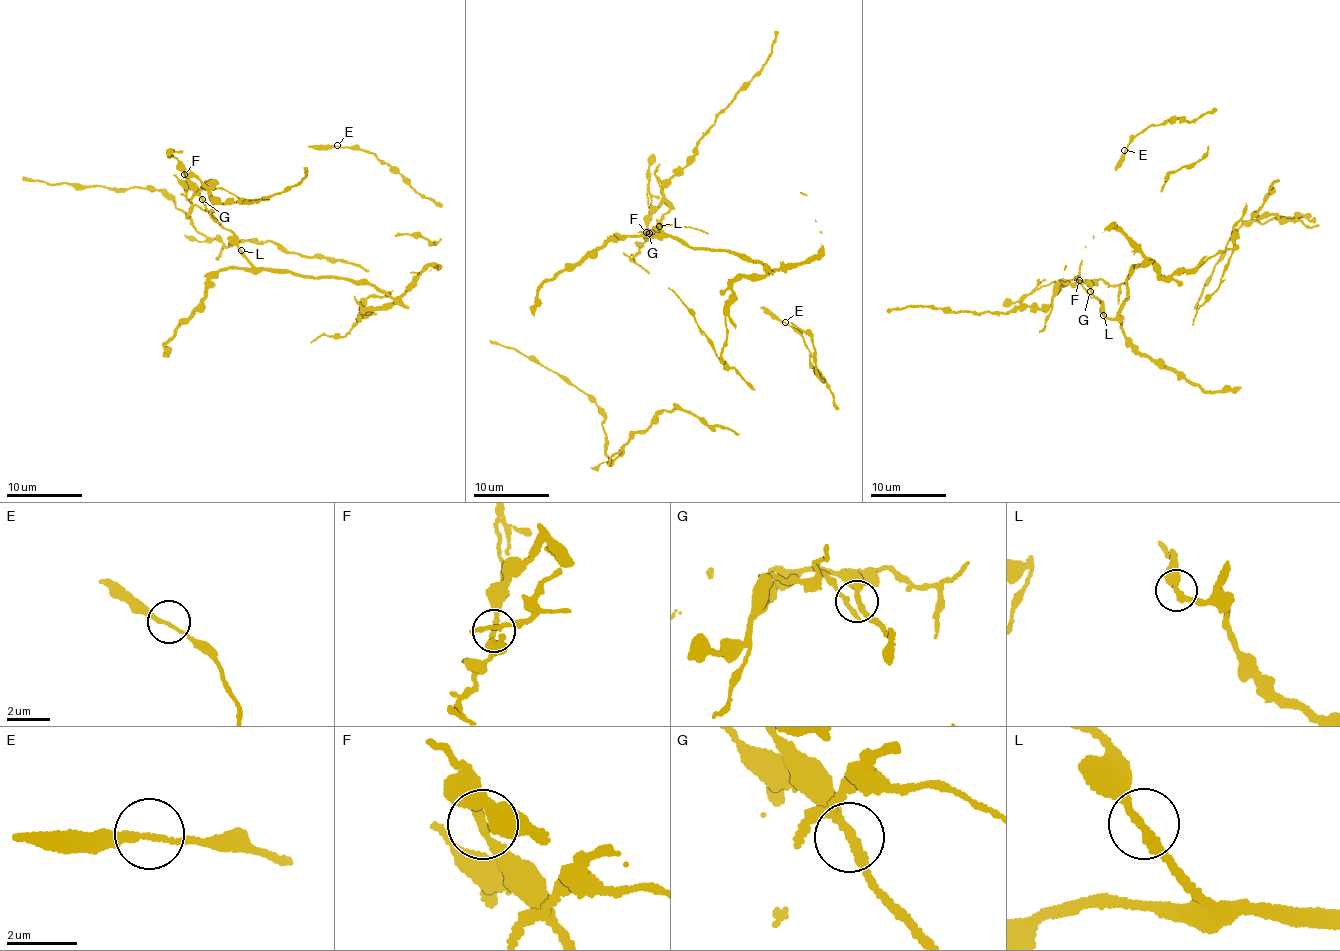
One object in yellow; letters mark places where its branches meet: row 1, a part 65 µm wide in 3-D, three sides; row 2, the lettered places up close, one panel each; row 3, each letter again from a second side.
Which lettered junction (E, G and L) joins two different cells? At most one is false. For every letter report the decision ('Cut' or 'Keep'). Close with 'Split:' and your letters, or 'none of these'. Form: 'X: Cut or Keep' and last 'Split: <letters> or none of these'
E: Keep
G: Cut
L: Keep
Split: G

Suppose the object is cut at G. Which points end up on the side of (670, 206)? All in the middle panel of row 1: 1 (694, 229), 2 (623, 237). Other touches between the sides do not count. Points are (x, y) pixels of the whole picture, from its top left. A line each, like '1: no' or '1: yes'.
1: yes
2: no

